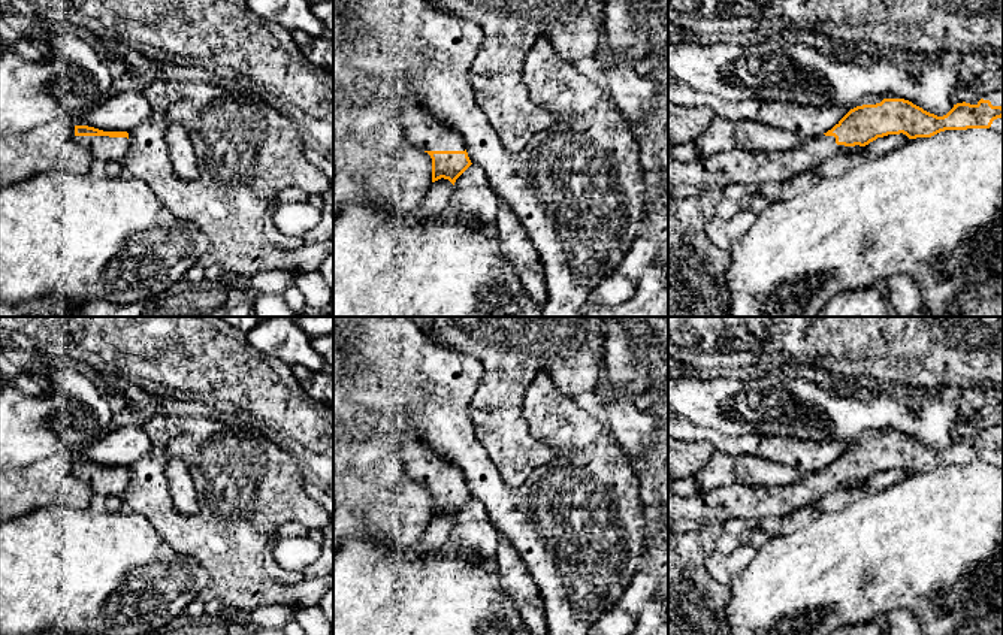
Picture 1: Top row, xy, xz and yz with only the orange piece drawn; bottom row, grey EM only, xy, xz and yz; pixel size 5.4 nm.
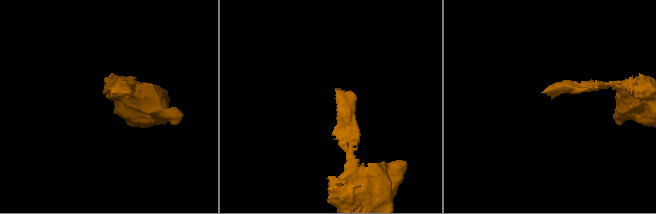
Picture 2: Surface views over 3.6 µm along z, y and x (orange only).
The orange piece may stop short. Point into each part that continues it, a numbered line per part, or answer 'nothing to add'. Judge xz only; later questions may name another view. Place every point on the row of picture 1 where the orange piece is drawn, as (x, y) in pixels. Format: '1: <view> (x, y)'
1: xz (423, 129)

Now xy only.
1: xy (103, 148)

